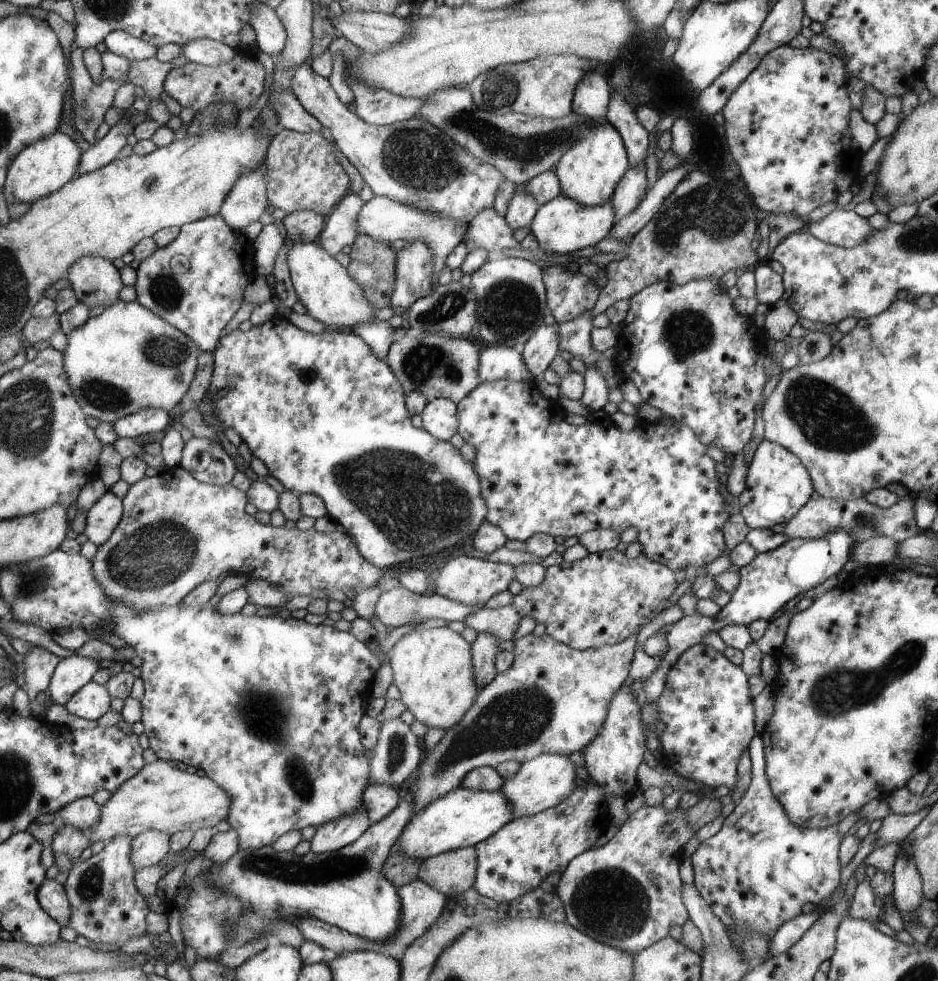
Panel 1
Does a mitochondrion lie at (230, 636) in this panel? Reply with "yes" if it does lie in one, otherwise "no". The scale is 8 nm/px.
yes

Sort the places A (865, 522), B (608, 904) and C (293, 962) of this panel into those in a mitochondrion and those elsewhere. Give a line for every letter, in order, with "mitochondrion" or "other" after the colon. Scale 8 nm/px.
A: mitochondrion
B: mitochondrion
C: other

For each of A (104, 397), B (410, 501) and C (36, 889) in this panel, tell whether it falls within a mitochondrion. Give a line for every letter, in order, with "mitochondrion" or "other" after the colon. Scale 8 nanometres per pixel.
A: mitochondrion
B: mitochondrion
C: other

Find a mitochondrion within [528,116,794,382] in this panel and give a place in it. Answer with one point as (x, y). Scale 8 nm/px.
(718, 217)

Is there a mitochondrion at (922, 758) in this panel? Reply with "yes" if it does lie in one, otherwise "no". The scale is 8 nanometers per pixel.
no

